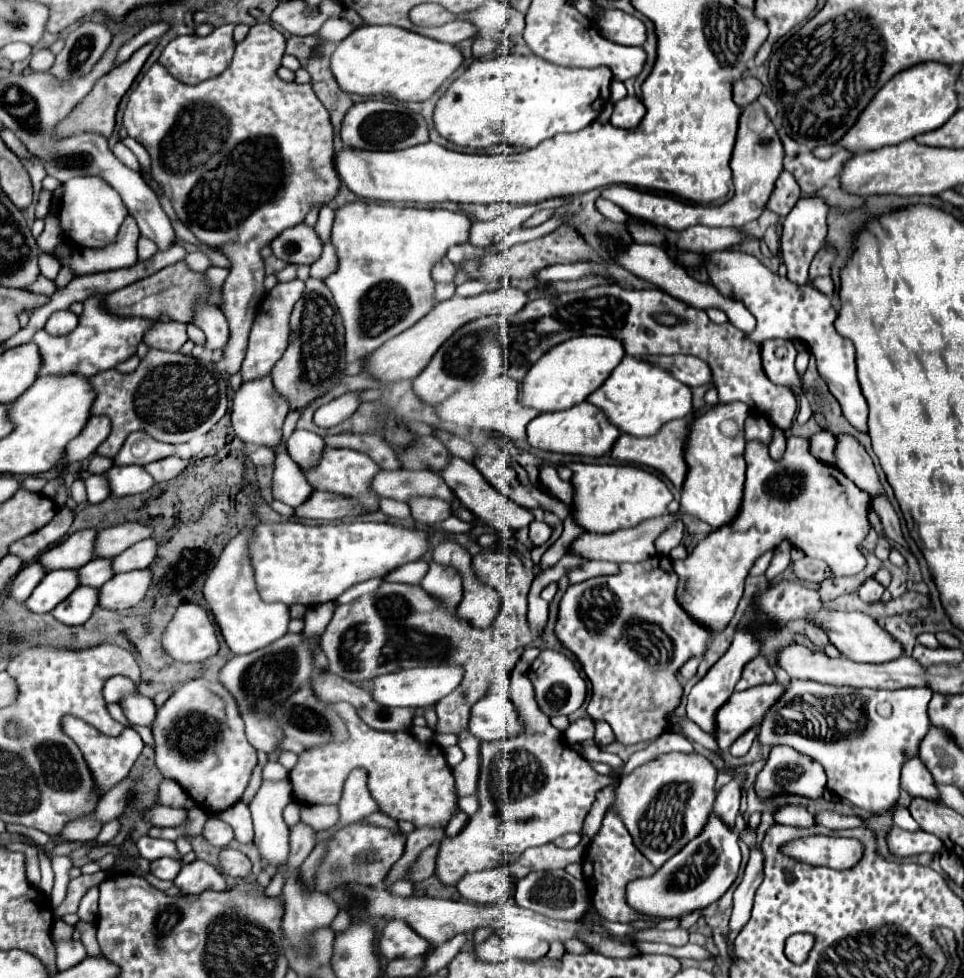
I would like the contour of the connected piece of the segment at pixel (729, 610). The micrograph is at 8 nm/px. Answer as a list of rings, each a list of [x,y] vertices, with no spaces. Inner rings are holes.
[[[789,436],[785,456],[779,462],[769,456],[767,448],[761,442],[747,442],[745,462],[747,462],[745,496],[743,496],[743,504],[735,522],[719,530],[713,530],[705,540],[701,540],[695,546],[689,558],[675,560],[675,572],[679,576],[677,602],[695,622],[701,622],[701,626],[709,630],[713,636],[723,632],[727,624],[733,620],[737,604],[743,596],[745,578],[751,566],[755,564],[755,560],[763,556],[767,550],[777,548],[783,538],[789,538],[807,556],[825,560],[831,566],[831,572],[835,578],[857,574],[867,564],[865,556],[859,552],[859,544],[871,530],[871,524],[867,520],[869,496],[863,490],[859,490],[851,480],[847,480],[839,468],[821,464],[817,458],[813,458],[813,454],[809,452],[807,438]]]

